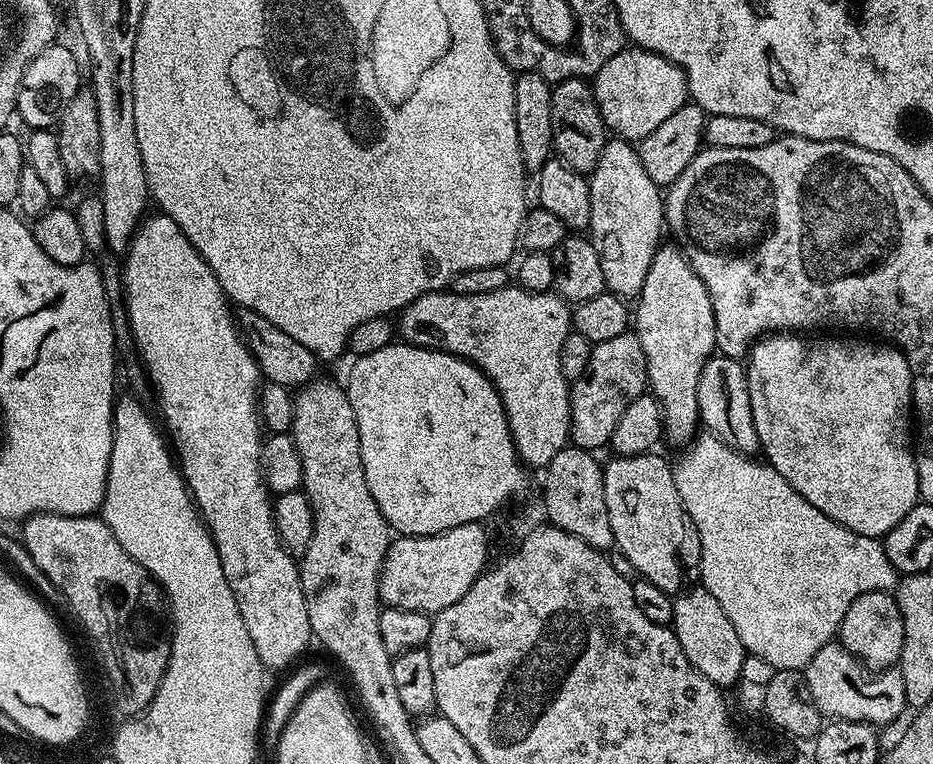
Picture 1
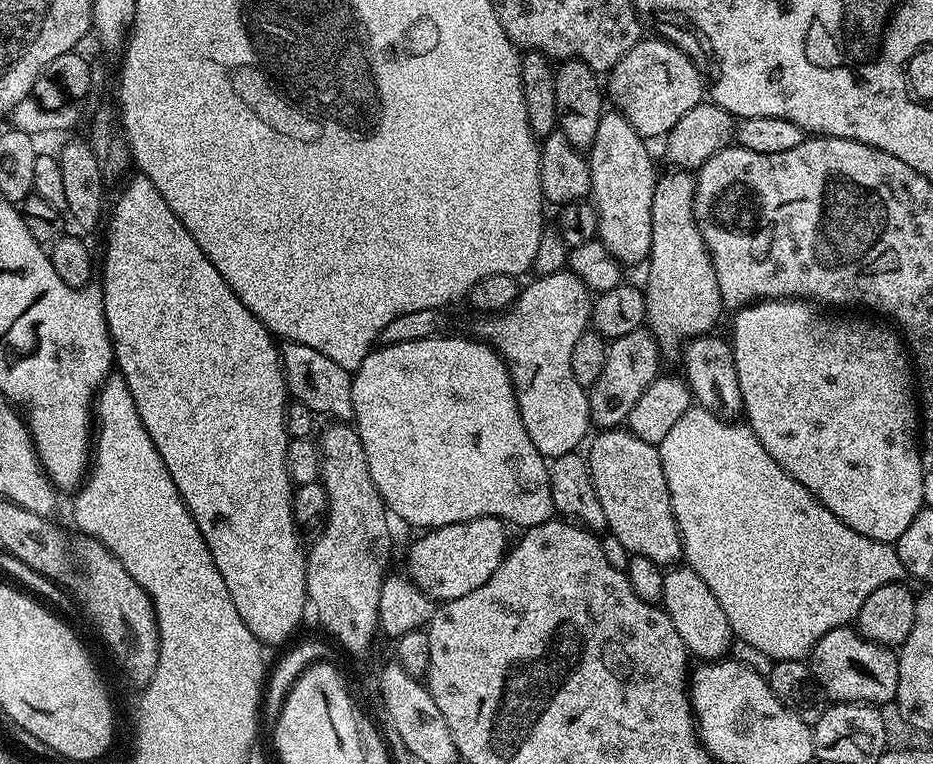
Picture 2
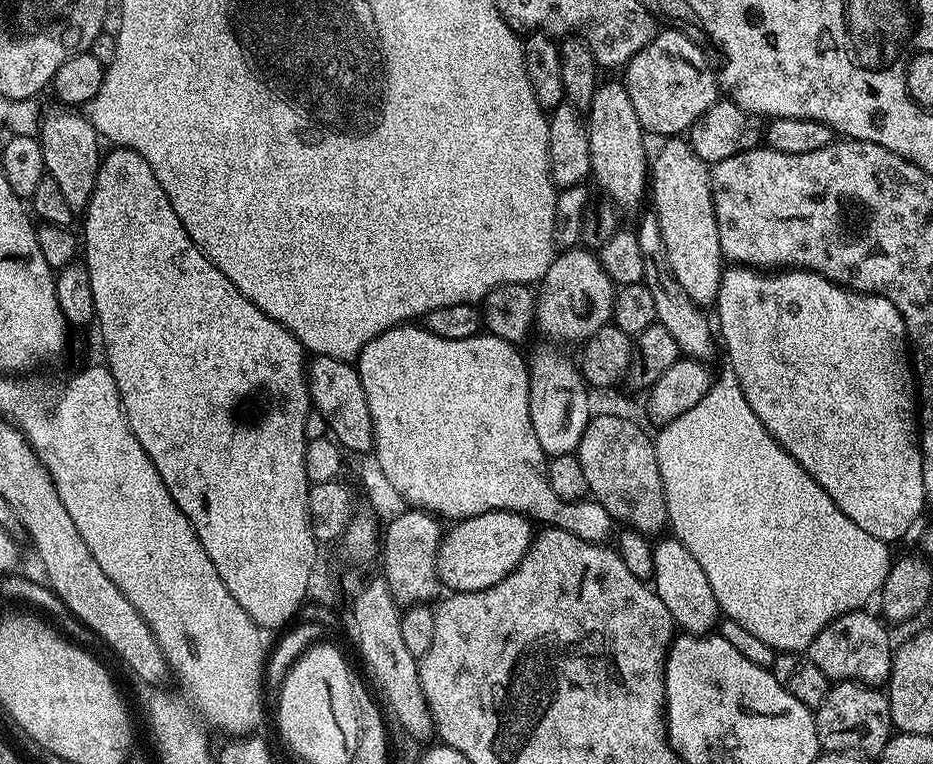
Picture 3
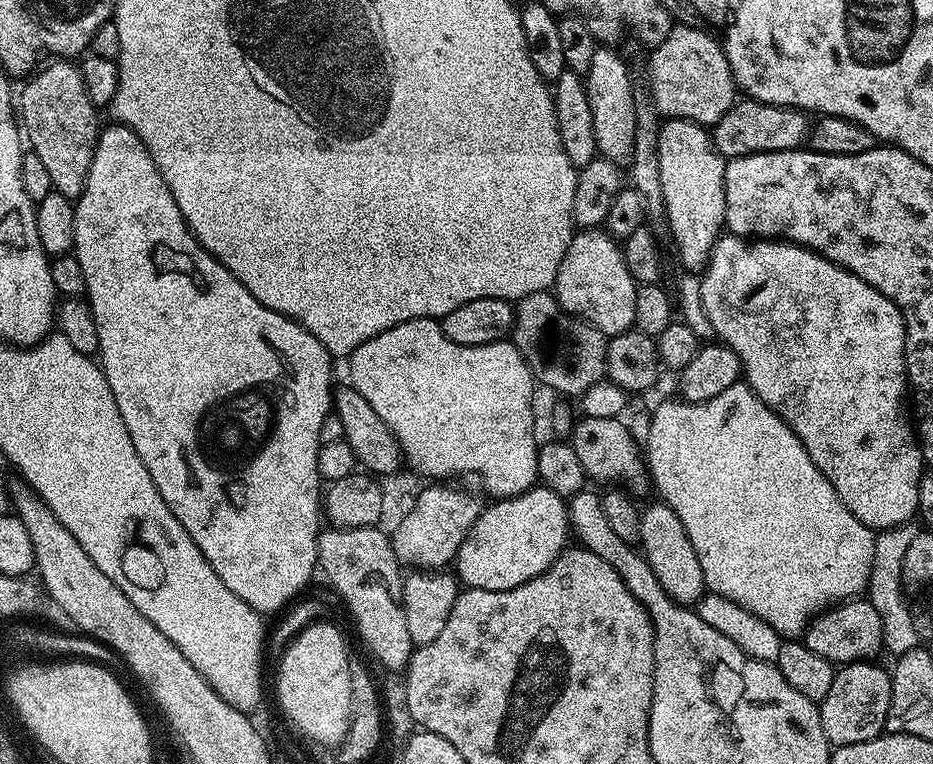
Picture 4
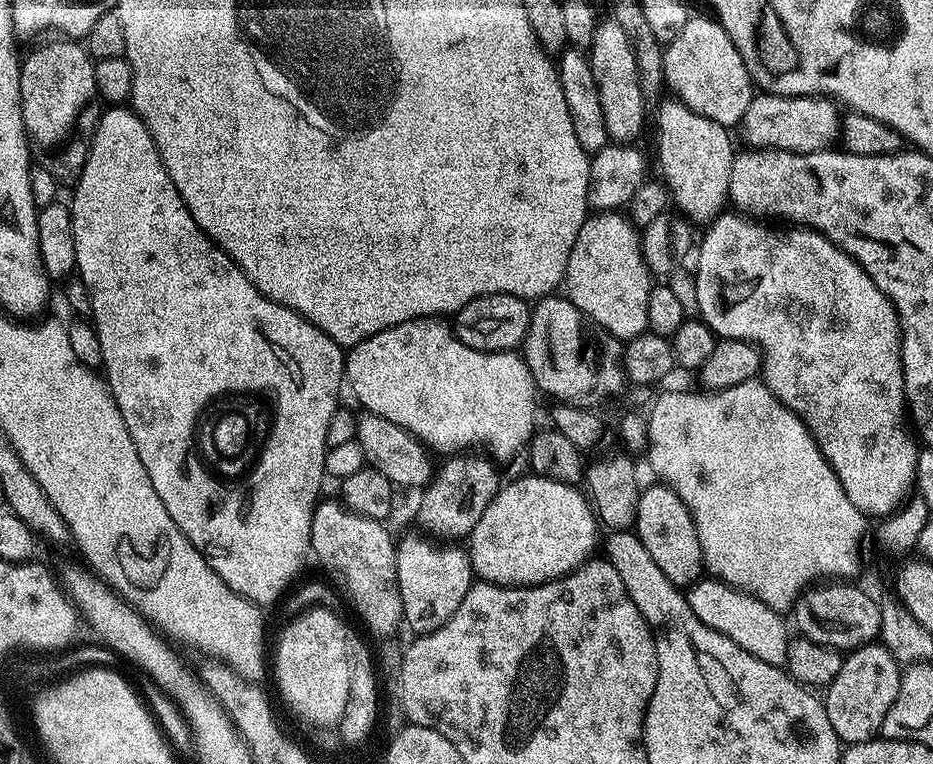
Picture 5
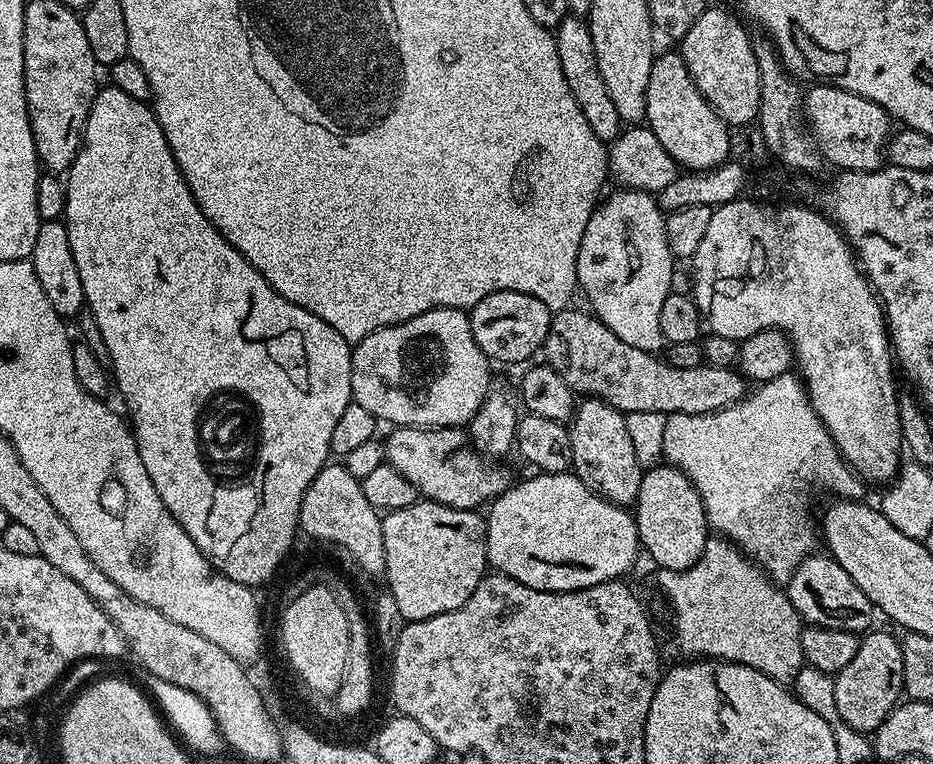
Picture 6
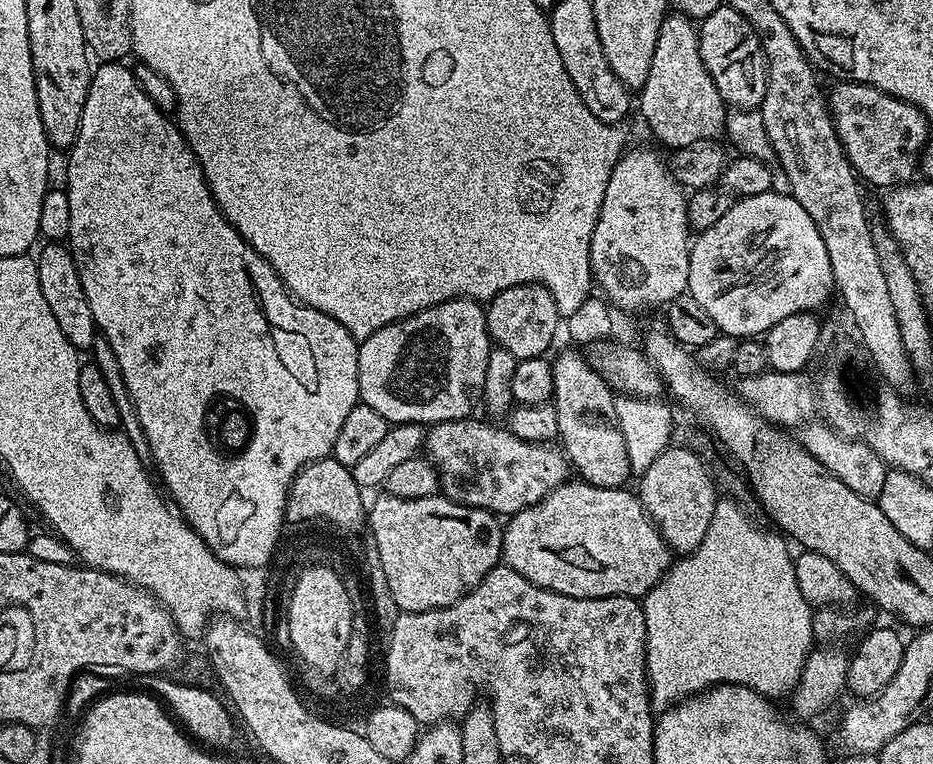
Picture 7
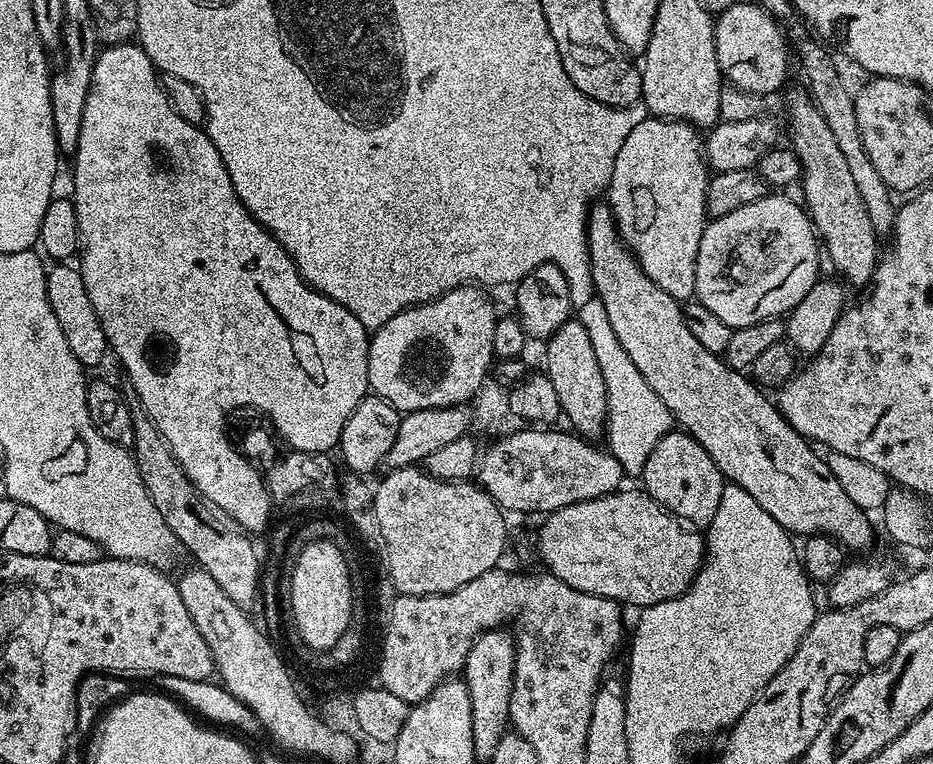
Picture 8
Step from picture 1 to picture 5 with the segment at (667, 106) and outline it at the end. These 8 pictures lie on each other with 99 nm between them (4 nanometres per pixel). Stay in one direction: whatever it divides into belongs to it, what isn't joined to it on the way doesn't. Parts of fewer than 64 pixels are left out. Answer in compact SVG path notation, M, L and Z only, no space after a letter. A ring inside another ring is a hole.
M689 15L686 26L673 40L667 41L664 50L664 83L675 99L683 102L694 114L710 118L723 128L735 129L743 121L746 106L754 95L752 75L742 62L742 54L734 46L730 34L711 15Z

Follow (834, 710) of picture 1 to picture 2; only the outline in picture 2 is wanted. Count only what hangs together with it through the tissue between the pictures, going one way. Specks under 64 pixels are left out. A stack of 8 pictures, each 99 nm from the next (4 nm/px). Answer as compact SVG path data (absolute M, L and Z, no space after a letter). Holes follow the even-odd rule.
M845 626L822 634L806 663L829 701L845 704L891 705L898 690L898 655L891 647L867 640L855 627Z

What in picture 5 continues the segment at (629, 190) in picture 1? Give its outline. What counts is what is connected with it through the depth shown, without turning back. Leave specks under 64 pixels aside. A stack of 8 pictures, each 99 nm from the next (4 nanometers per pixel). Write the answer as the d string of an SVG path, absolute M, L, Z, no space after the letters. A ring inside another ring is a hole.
M611 18L601 19L594 30L592 47L587 53L594 70L594 82L598 86L598 98L602 98L602 114L606 117L606 130L609 141L631 144L639 141L640 131L644 128L646 105L642 98L640 71L622 26Z

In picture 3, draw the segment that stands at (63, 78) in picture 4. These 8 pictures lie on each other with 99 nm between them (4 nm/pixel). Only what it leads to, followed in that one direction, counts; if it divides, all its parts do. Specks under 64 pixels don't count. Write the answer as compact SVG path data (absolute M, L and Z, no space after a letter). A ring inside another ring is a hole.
M76 110L52 112L40 121L38 139L42 146L44 170L47 176L58 182L58 190L66 197L73 214L83 213L94 194L96 175L102 159L102 137L96 132L87 116Z

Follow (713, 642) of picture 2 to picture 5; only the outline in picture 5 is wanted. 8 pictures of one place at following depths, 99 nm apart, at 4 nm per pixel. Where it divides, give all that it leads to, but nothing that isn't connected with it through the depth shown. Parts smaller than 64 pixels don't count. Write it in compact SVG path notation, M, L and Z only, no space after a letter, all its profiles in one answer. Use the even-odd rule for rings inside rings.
M652 483L656 484L649 488L647 485L641 491L634 531L638 538L642 538L642 546L646 546L646 551L662 569L662 574L666 574L666 578L670 578L670 582L674 582L677 588L684 590L701 579L705 571L702 546L698 546L698 530L686 502L682 502L682 498L678 498L678 494L674 494L674 490L667 484Z

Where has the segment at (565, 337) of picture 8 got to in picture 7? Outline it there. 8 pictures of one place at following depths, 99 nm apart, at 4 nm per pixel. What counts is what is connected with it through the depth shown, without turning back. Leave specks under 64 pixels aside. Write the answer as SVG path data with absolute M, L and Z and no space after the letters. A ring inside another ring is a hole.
M564 352L550 364L552 373L552 409L558 414L558 444L566 453L575 475L586 484L602 486L603 488L623 488L633 479L631 464L627 458L626 442L618 426L618 414L615 413L617 393L603 380L591 363L584 360L576 352Z

